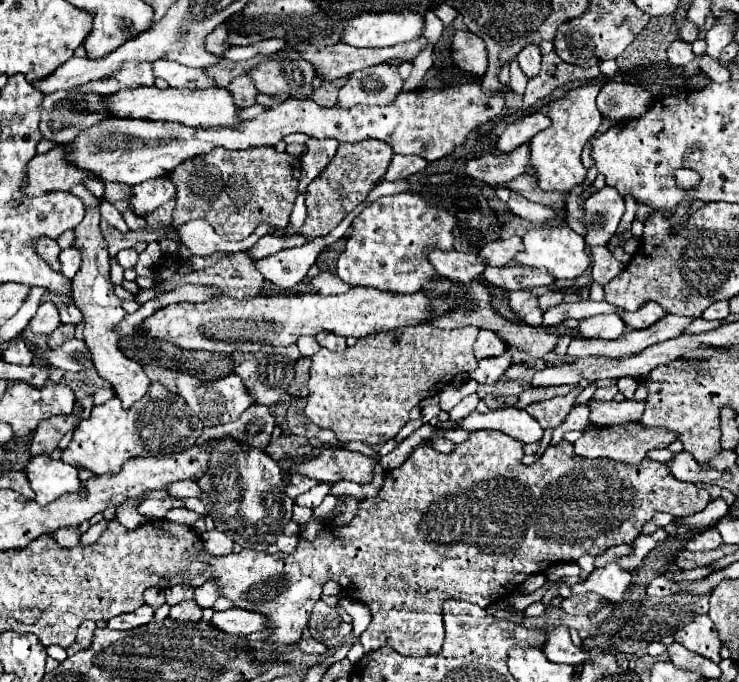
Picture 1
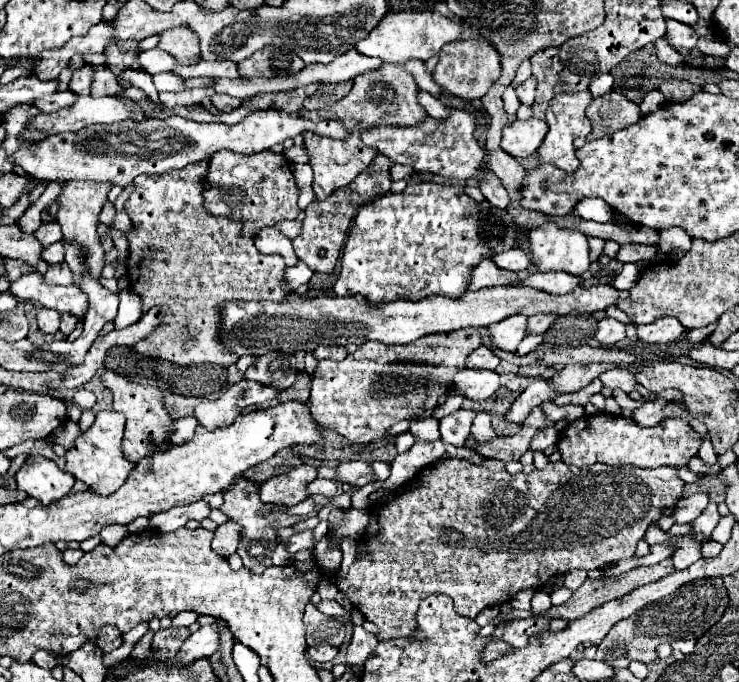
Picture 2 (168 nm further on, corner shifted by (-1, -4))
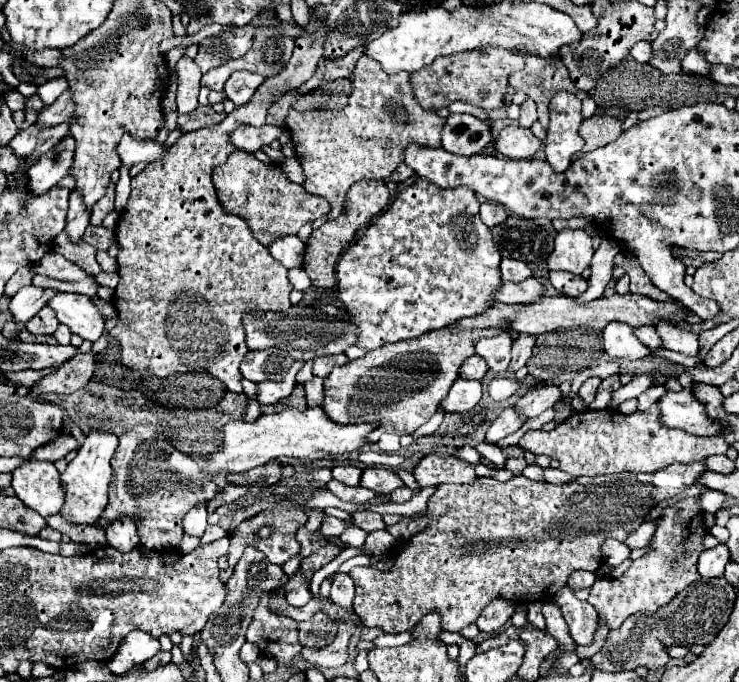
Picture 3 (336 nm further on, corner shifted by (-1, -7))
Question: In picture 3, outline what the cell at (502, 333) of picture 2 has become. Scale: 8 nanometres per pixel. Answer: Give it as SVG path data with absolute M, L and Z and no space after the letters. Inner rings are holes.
M502 333L498 337L478 339L476 353L486 361L492 373L504 373L510 365L510 347L512 347L510 335Z

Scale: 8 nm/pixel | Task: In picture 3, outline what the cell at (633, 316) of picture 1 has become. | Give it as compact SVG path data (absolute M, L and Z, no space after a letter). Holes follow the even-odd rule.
M660 323L656 327L656 331L662 337L666 349L678 351L682 355L694 355L694 357L700 353L698 335L694 331L686 331L686 329L680 329L676 325L670 325L670 323Z

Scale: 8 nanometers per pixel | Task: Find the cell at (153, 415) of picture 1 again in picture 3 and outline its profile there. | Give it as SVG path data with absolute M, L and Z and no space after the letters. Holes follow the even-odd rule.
M92 431L84 445L78 449L78 455L68 463L66 471L62 473L62 485L64 485L64 507L62 507L62 517L68 523L76 525L94 525L96 519L102 515L106 503L108 503L108 487L110 487L110 477L112 477L112 467L110 459L118 447L118 437L112 433L102 433L102 431Z

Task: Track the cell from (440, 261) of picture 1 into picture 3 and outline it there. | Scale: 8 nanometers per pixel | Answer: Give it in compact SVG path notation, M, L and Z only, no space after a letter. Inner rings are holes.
M536 277L526 279L524 283L504 283L496 295L496 301L506 305L528 305L538 303L544 297L544 283Z

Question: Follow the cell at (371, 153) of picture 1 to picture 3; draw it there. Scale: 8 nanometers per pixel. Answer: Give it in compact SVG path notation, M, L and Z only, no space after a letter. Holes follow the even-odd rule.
M358 181L350 187L348 195L346 195L346 203L344 209L340 213L340 217L336 221L328 221L324 223L320 229L314 229L310 235L310 241L306 245L304 251L304 271L308 273L308 277L312 279L312 285L318 289L330 289L336 283L336 263L340 259L340 255L346 251L346 247L356 239L358 231L370 225L370 219L376 217L390 201L390 193L386 183L382 181Z

